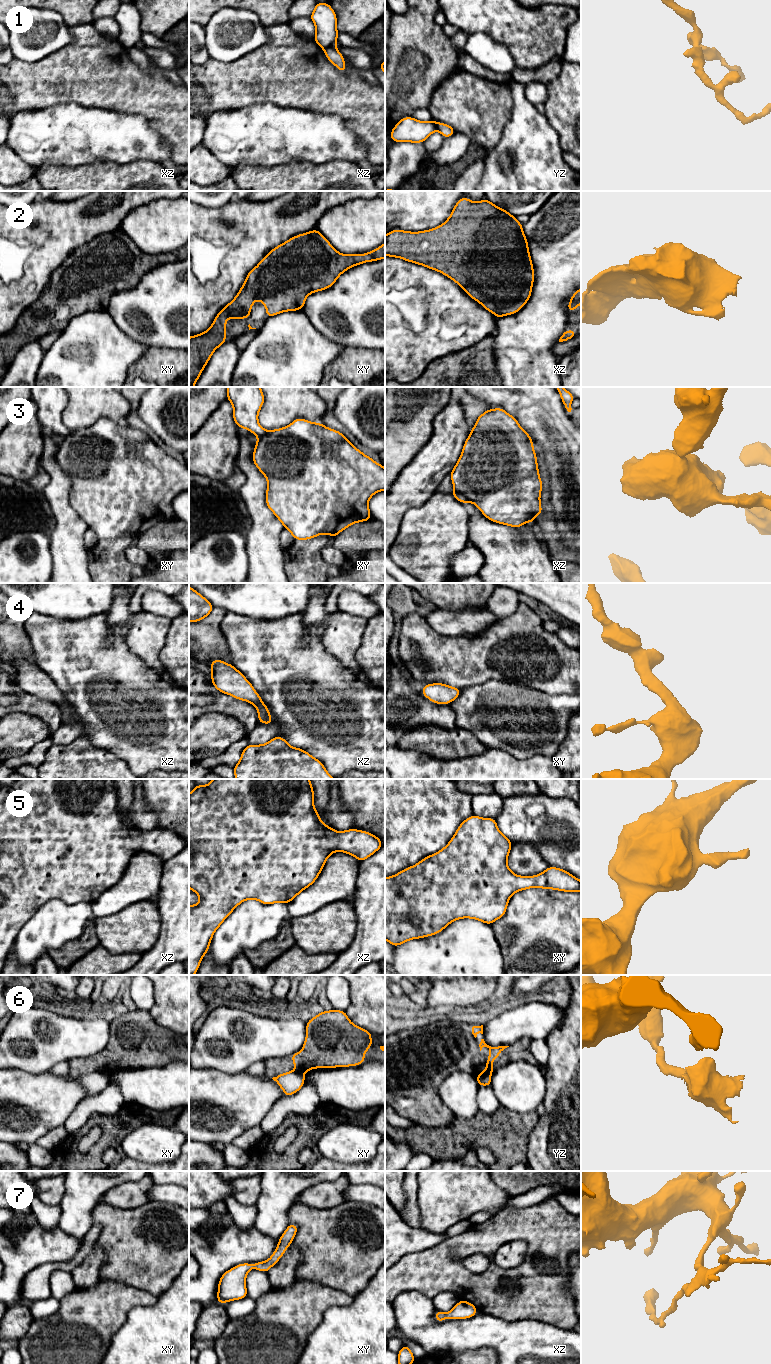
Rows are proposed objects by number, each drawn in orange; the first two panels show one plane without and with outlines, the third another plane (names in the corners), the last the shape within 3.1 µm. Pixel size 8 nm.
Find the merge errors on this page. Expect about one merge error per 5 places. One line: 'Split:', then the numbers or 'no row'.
Split: 1, 3, 6

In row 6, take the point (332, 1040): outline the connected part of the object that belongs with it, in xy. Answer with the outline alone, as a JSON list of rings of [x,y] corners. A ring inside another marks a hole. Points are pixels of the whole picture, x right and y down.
[[[336,1009],[322,1011],[306,1023],[306,1039],[302,1050],[290,1057],[296,1071],[300,1073],[315,1068],[358,1066],[364,1063],[364,1053],[373,1043],[371,1035],[371,1032],[354,1025],[346,1015],[346,1011]]]

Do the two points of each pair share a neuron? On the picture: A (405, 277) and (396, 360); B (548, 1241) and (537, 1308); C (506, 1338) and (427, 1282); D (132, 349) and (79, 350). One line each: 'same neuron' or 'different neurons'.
A: same neuron
B: same neuron
C: different neurons
D: same neuron

